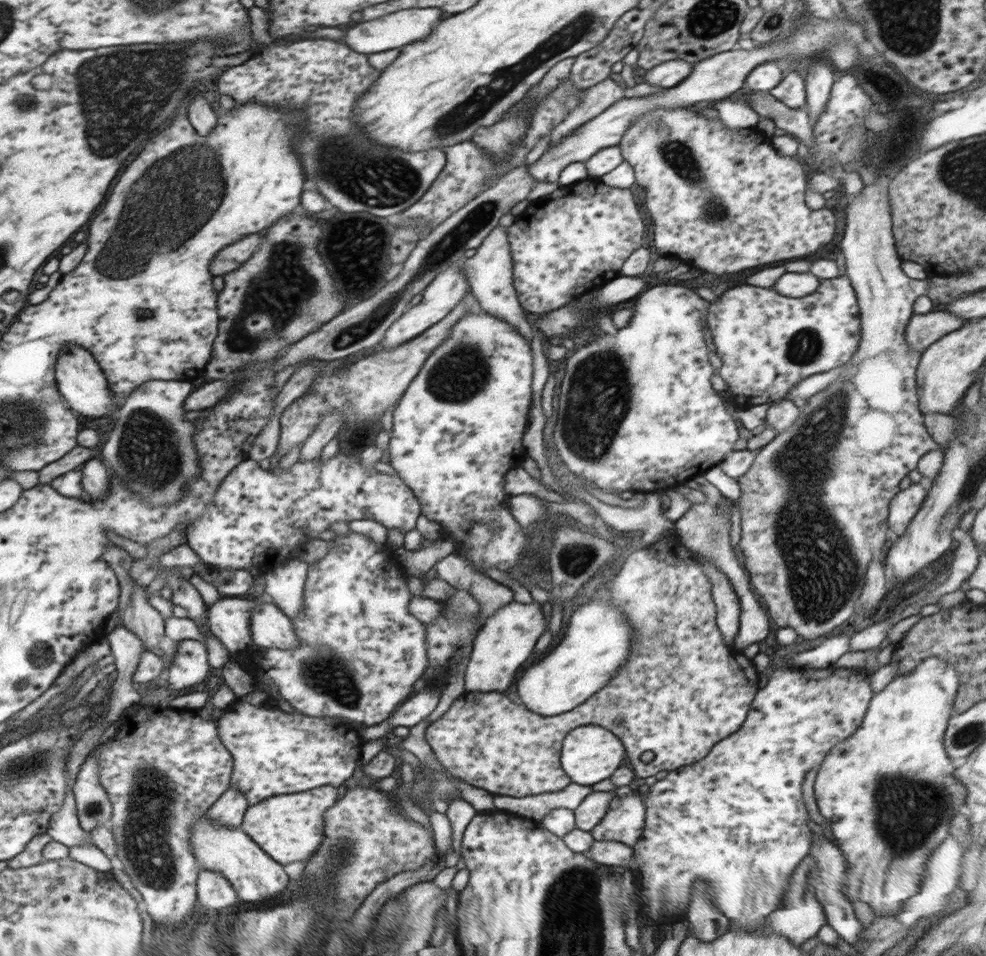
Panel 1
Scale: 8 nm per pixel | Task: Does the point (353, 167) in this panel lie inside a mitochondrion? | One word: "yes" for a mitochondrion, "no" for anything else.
yes

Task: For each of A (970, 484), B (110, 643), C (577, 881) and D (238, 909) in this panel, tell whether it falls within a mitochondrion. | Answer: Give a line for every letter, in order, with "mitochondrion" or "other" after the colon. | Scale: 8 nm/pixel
A: mitochondrion
B: other
C: mitochondrion
D: other

